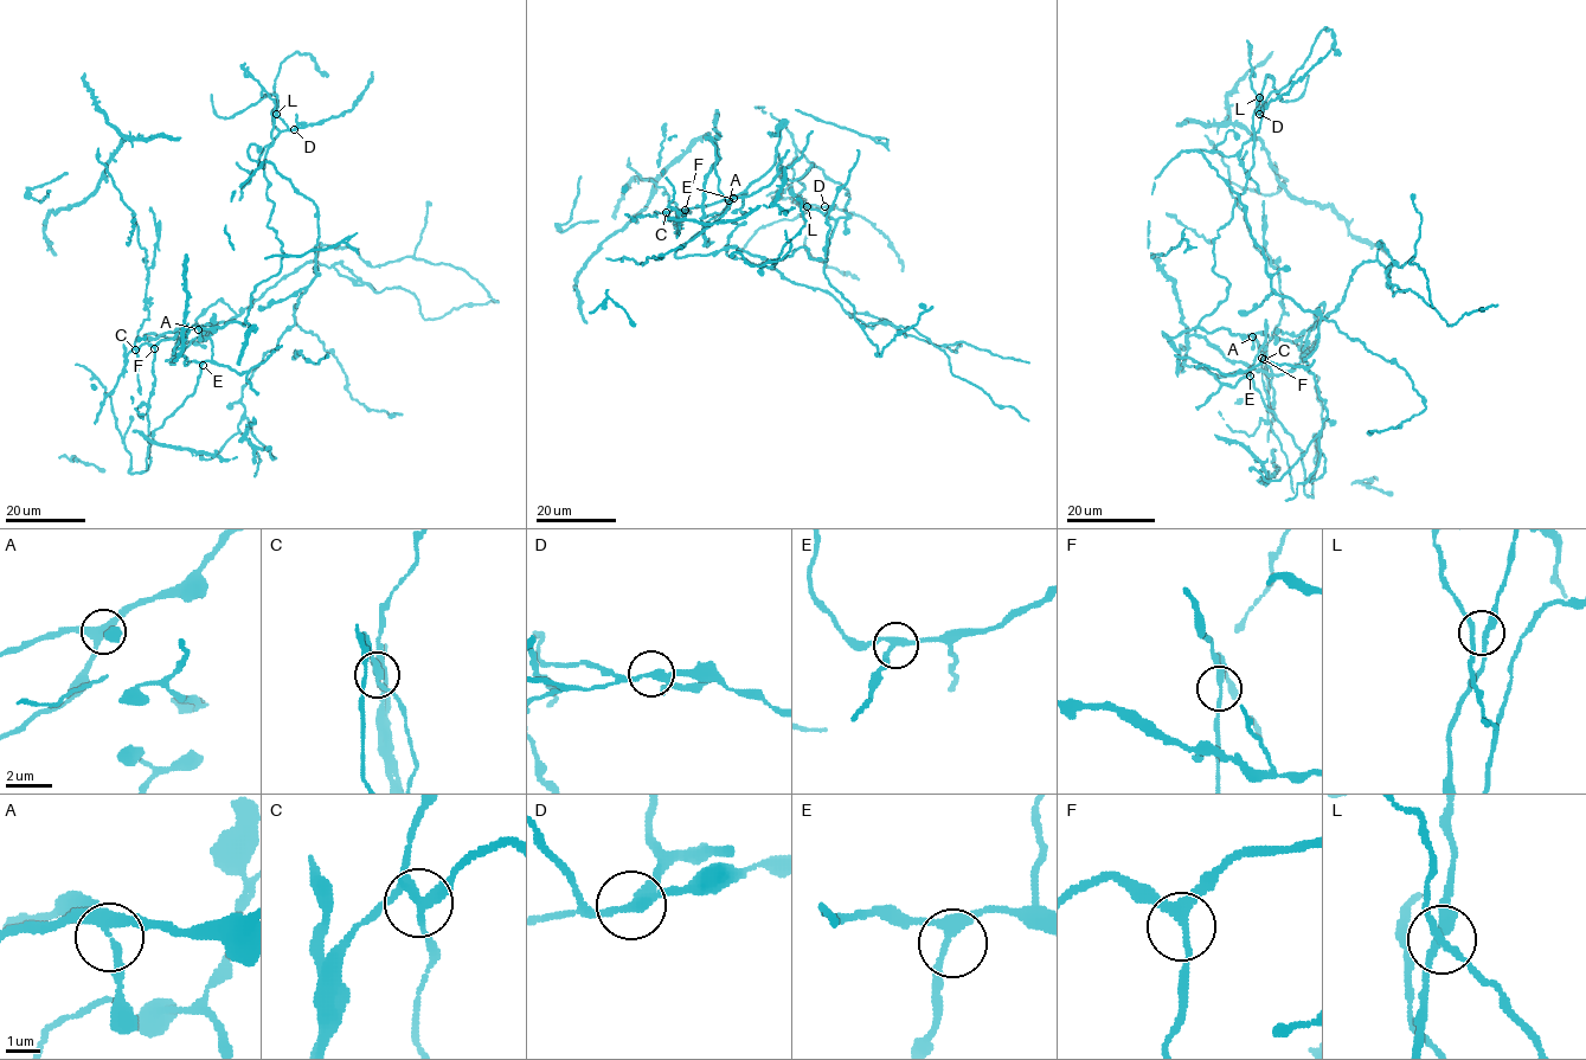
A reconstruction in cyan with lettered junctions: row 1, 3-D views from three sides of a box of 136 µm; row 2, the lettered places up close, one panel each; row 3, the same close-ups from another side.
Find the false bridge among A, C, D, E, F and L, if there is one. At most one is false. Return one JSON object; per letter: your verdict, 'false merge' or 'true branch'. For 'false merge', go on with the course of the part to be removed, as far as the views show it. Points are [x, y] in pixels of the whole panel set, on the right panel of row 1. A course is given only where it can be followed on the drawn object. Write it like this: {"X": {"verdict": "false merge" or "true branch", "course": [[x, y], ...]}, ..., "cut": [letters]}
{"A": {"verdict": "true branch"}, "C": {"verdict": "false merge", "course": [[1264, 359], [1265, 347], [1283, 309], [1278, 268], [1254, 245], [1244, 211], [1231, 193], [1228, 168], [1205, 135]]}, "D": {"verdict": "true branch"}, "E": {"verdict": "true branch"}, "F": {"verdict": "true branch"}, "L": {"verdict": "true branch"}, "cut": ["C"]}

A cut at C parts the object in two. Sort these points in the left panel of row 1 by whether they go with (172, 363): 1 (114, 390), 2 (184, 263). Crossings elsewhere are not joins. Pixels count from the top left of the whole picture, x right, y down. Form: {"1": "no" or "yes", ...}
{"1": "no", "2": "yes"}

